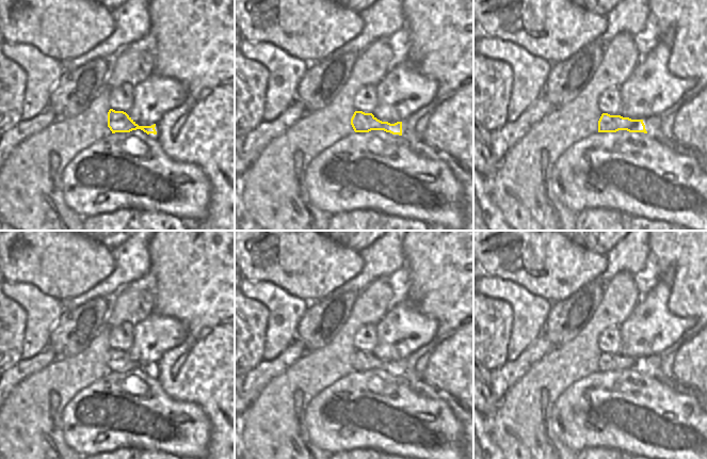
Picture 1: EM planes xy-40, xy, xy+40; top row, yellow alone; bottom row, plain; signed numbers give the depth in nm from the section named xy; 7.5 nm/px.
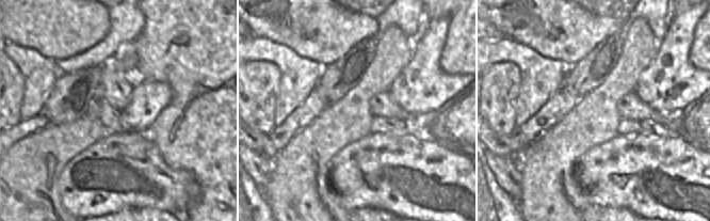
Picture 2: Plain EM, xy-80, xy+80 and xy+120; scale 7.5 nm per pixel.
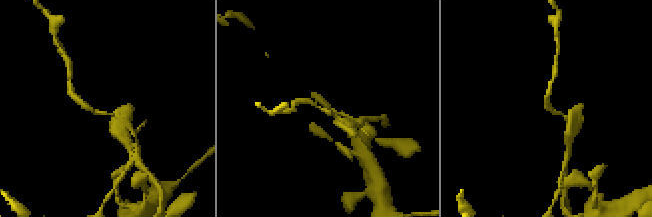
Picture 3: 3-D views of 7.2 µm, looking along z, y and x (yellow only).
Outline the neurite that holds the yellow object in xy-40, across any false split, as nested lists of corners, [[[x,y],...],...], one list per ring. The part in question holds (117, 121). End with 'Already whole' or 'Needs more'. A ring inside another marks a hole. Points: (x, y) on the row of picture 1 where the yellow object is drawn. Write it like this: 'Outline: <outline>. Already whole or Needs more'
Outline: [[[110,109],[108,112],[108,127],[115,132],[130,132],[132,130],[141,129],[147,134],[157,134],[155,129],[156,124],[151,126],[139,126],[126,112],[115,111]]]. Already whole

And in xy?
Outline: [[[355,111],[351,125],[355,132],[369,132],[371,130],[384,130],[392,134],[402,136],[402,122],[390,124],[377,120],[372,113],[365,113],[363,111]]]. Already whole

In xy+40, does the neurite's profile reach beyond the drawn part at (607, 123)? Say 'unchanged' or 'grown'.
unchanged

